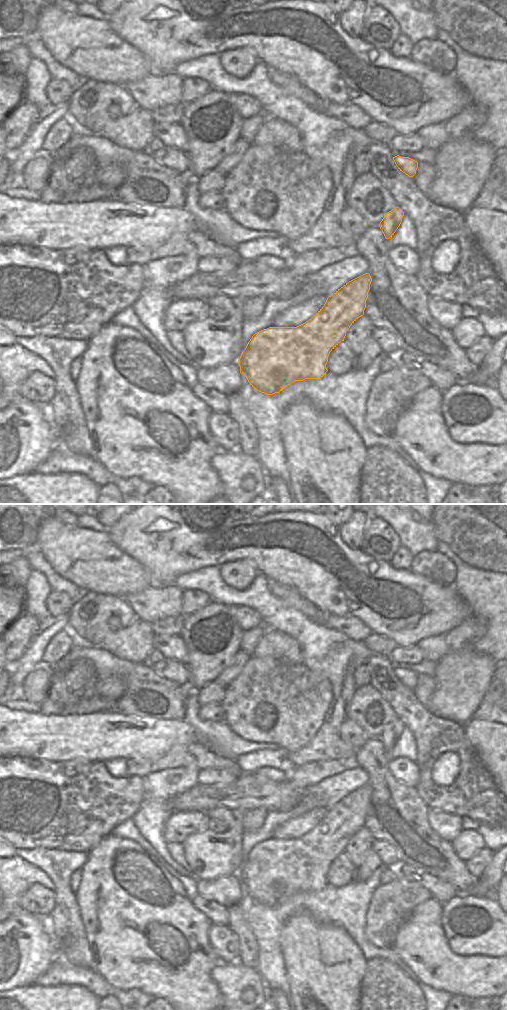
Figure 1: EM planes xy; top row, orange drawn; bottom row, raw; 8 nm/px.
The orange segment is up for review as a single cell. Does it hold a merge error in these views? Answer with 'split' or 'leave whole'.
leave whole

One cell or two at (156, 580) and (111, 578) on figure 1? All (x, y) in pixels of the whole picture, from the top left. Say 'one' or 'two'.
two

